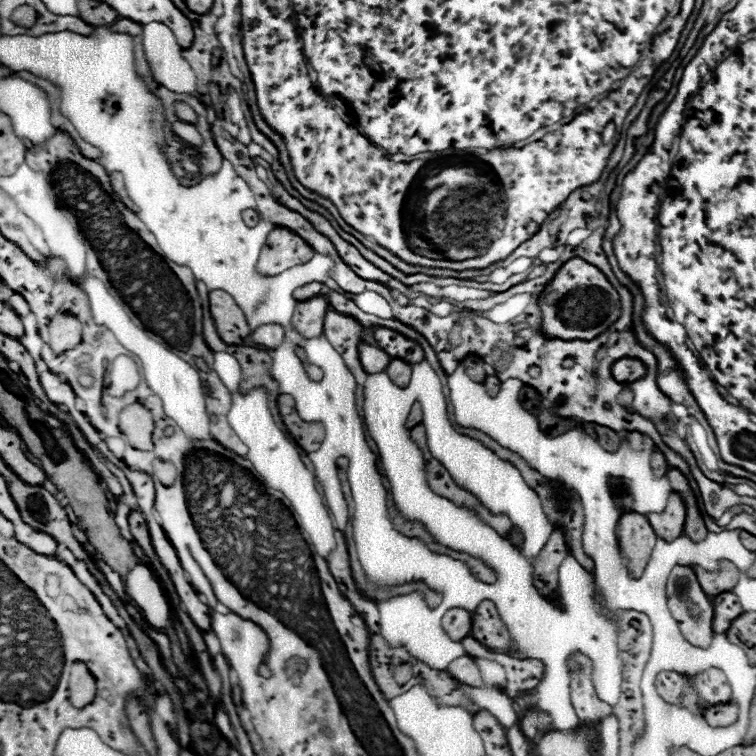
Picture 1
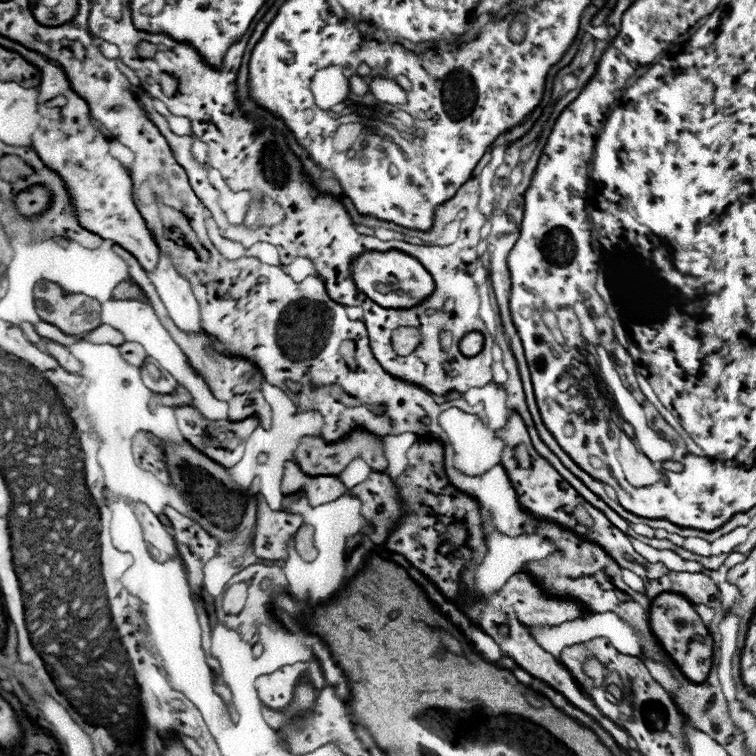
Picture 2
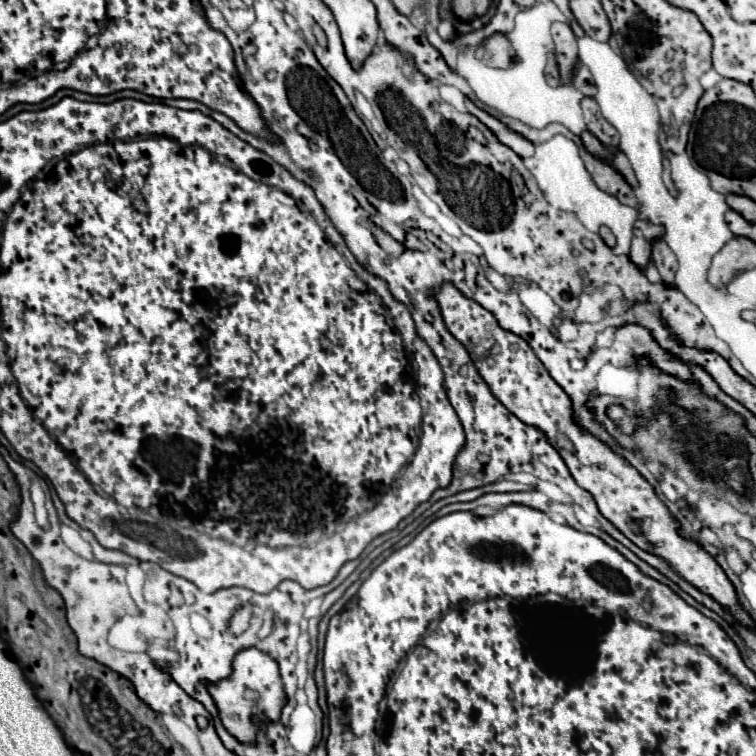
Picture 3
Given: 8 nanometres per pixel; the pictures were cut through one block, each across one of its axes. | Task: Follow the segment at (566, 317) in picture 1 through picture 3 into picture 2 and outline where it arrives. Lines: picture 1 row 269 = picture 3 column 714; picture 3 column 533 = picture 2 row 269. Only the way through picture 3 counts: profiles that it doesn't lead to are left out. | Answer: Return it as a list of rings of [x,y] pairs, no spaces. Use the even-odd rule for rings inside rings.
[[[400,250],[362,252],[352,260],[352,280],[360,292],[384,308],[410,308],[420,304],[434,290],[434,280],[426,268],[410,254]]]

